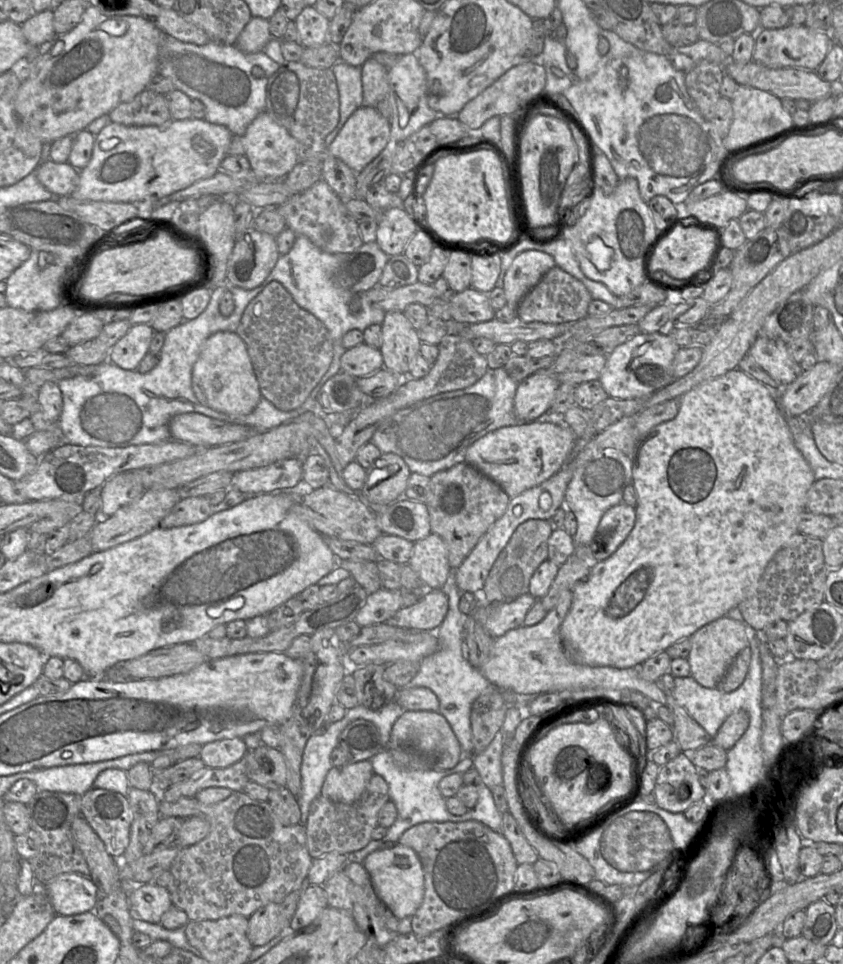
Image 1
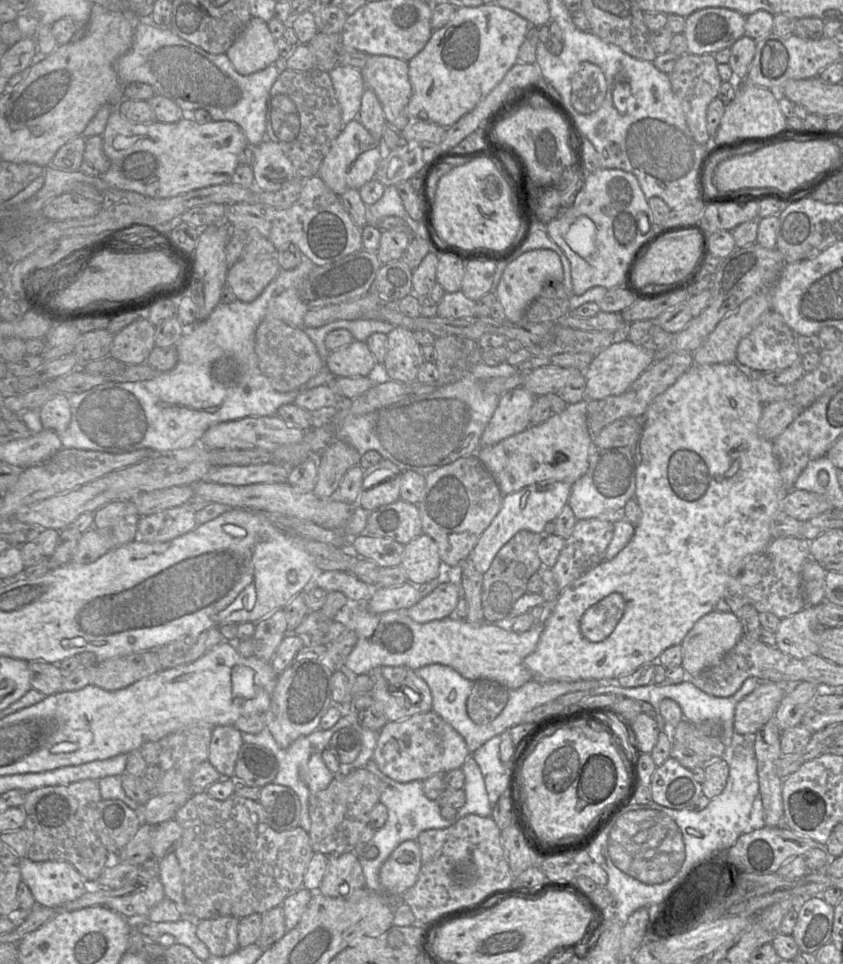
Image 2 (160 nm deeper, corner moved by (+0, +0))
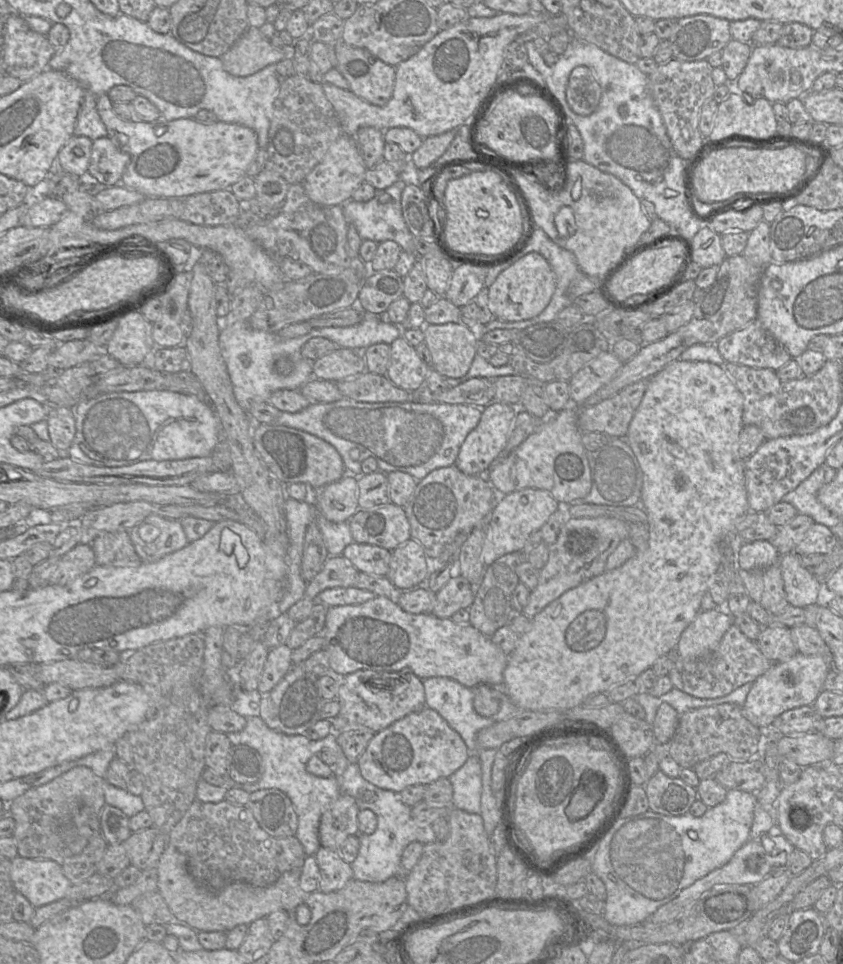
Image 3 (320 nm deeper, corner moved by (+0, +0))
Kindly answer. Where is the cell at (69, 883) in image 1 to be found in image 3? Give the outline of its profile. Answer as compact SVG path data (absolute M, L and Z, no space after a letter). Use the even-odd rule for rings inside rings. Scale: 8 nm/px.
M19 855L11 860L10 878L15 890L34 908L63 899L71 886L55 861Z

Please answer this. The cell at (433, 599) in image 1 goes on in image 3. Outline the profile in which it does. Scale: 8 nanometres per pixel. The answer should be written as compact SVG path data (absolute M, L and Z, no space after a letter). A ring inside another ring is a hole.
M454 574L436 593L436 603L431 614L437 618L451 618L461 609L468 609L475 598L474 587L461 575Z

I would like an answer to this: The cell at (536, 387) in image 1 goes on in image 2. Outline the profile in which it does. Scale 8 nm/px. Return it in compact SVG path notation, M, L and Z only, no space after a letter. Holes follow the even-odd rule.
M516 387L500 396L497 408L481 436L481 447L497 444L527 429L530 426L530 410L534 401L535 396L524 387Z

